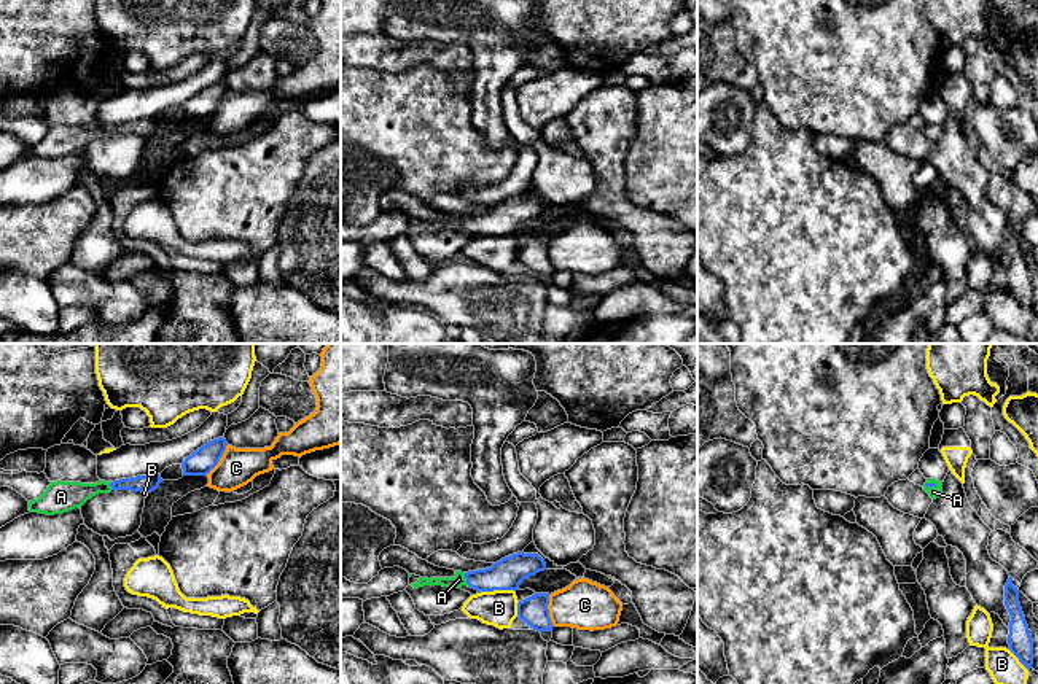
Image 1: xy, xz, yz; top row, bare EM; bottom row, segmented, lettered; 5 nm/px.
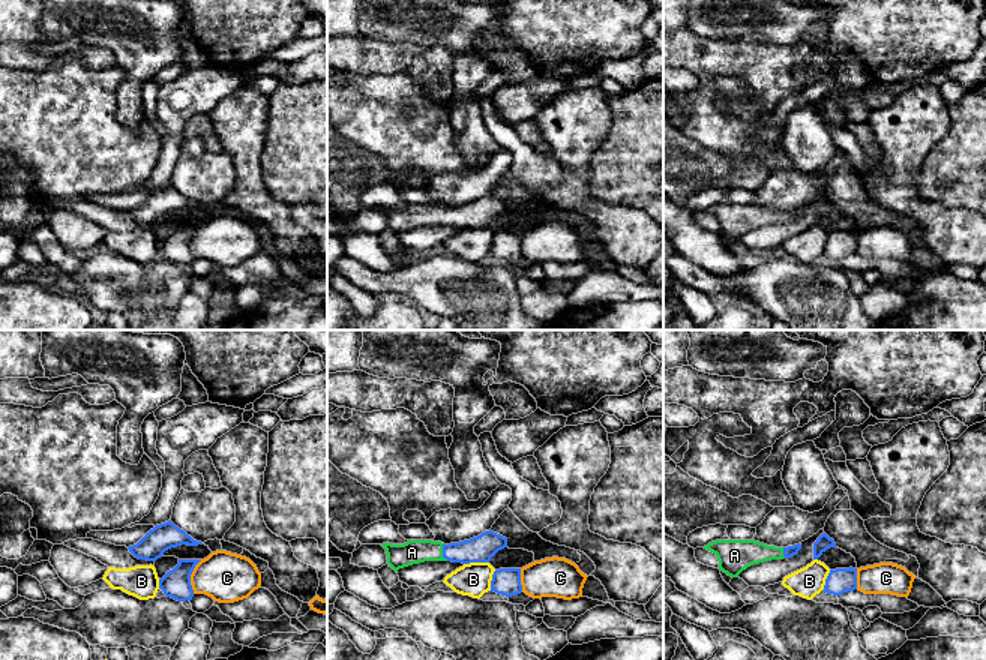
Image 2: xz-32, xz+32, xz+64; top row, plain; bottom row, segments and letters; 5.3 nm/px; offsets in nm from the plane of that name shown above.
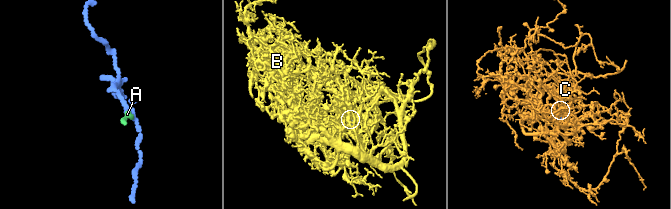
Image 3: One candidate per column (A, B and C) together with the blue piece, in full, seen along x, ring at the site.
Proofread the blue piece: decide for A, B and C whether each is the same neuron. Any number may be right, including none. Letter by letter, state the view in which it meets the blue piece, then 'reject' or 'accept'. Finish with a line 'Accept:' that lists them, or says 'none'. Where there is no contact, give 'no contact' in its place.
A: meets blue in xz; accept
B: meets blue in xz; reject
C: meets blue in xy; reject
Accept: A

